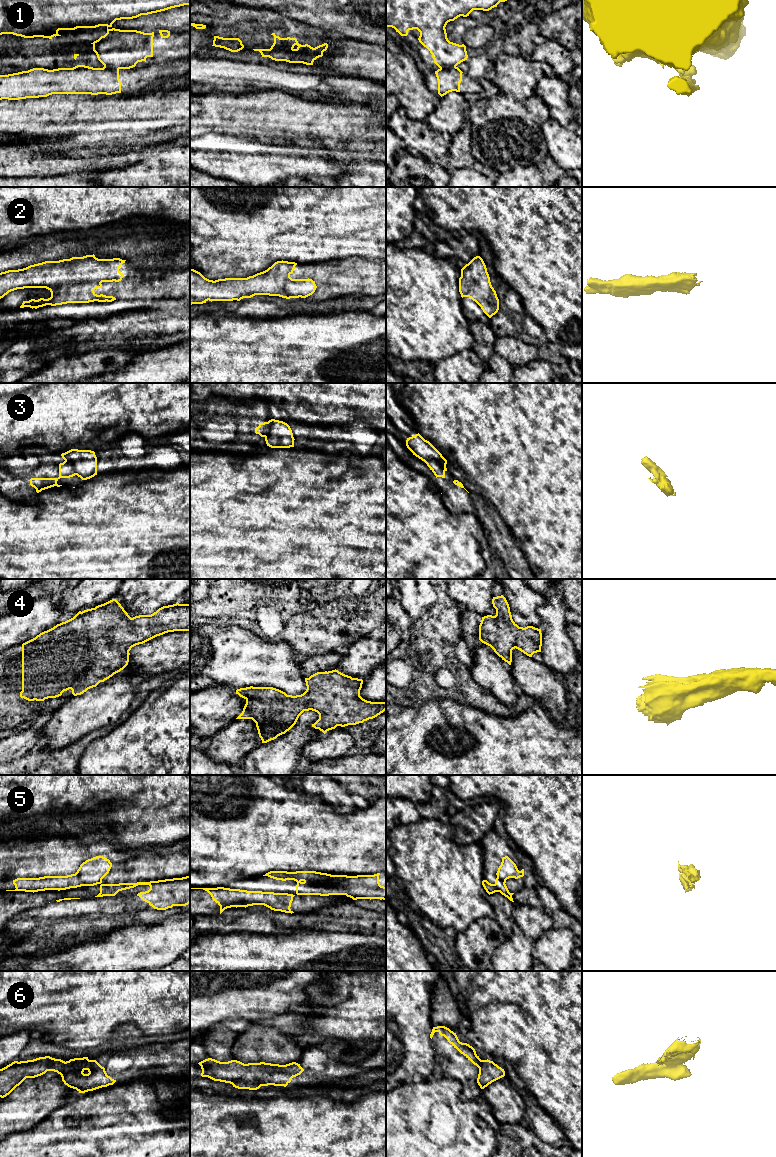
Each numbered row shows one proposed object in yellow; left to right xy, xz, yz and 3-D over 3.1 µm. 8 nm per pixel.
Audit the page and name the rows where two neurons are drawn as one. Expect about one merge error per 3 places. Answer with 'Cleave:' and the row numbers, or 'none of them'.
Cleave: 1, 3, 5, 6

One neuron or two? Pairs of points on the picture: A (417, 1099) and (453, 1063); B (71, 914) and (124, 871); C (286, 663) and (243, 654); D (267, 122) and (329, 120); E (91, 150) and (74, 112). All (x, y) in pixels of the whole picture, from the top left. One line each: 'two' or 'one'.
A: two
B: two
C: one
D: one
E: two

